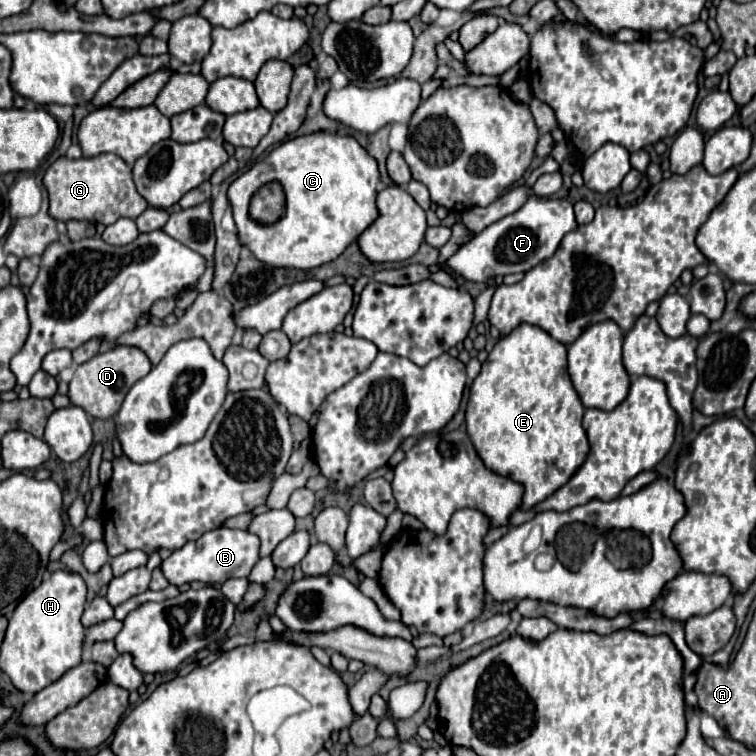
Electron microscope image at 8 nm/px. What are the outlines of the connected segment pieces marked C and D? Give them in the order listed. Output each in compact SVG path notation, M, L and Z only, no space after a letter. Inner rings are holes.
M313 132L307 136L297 136L281 142L267 158L257 162L251 170L241 174L229 186L229 202L233 206L233 218L239 230L239 240L247 246L257 260L275 266L275 268L301 268L311 270L335 260L357 236L367 230L379 216L377 210L377 184L379 184L379 166L375 158L365 154L365 148L353 136L337 136L329 132ZM269 182L279 182L285 192L285 218L273 222L273 226L257 226L249 218L249 198L253 190L267 186Z
M117 346L105 354L93 356L91 360L77 366L73 380L69 382L67 396L75 406L83 408L89 416L107 420L117 414L117 410L121 408L121 402L125 400L125 394L129 392L133 382L141 380L145 374L149 374L149 370L151 370L151 362L149 362L149 358L145 358L145 354L141 354L141 350L137 350L135 346Z

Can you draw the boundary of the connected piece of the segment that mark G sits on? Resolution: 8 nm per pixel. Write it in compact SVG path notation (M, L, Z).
M99 154L93 158L71 160L67 156L57 158L45 172L43 184L49 192L49 214L55 220L97 220L105 226L117 218L137 218L149 208L145 198L135 190L131 168L115 154Z

